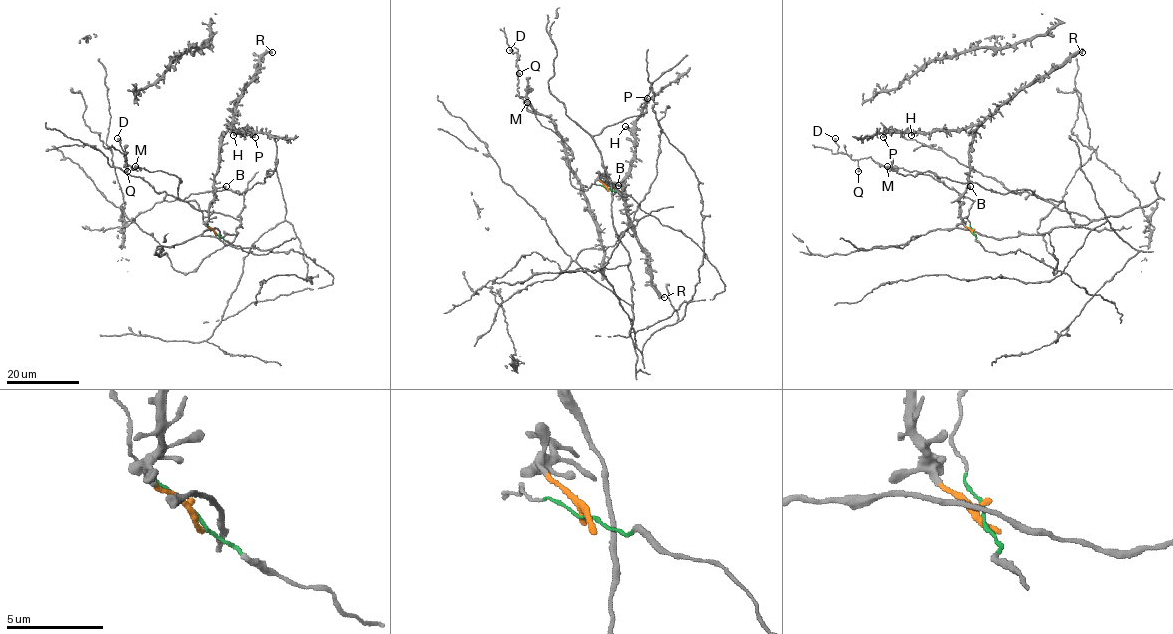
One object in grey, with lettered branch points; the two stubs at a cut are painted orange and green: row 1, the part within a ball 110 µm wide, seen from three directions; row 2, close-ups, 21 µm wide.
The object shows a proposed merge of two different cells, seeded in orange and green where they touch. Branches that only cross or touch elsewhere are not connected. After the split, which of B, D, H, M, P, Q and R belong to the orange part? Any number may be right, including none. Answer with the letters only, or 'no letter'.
B, H, P, R

